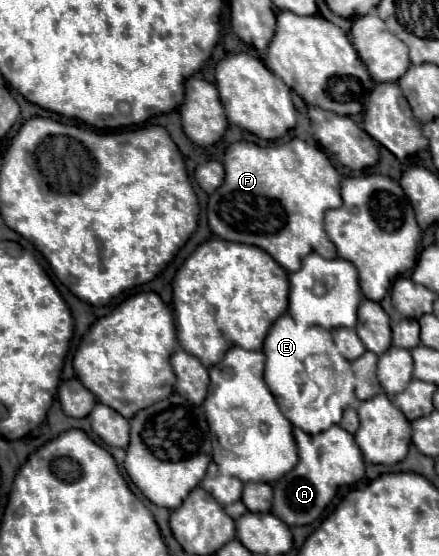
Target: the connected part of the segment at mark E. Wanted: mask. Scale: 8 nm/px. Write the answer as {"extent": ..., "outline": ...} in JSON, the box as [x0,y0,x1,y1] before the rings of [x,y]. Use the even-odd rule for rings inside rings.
{"extent":[262,314,358,434],"outline":[[[282,314],[268,330],[262,352],[266,354],[266,384],[278,398],[286,418],[290,418],[296,428],[306,430],[306,434],[320,434],[322,430],[328,430],[340,422],[340,416],[346,408],[354,408],[358,404],[356,396],[352,396],[352,382],[348,380],[348,392],[338,398],[338,408],[330,406],[328,398],[320,398],[320,386],[306,370],[306,358],[312,354],[330,354],[330,358],[340,358],[328,330],[322,330],[320,326],[298,326],[288,314]]]}

